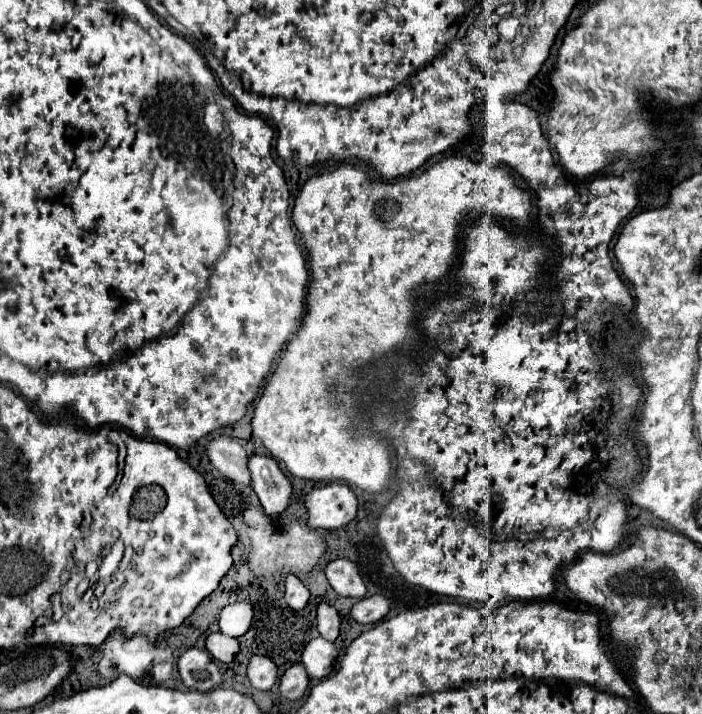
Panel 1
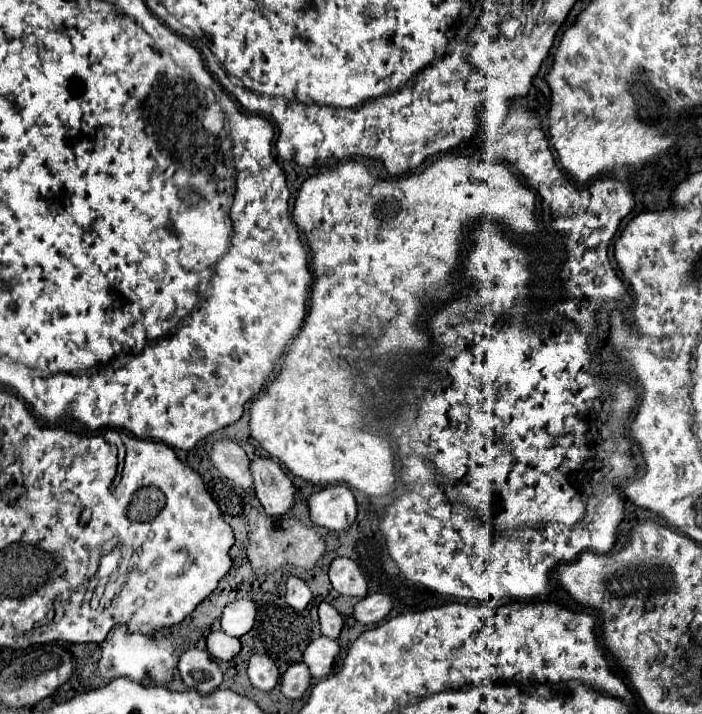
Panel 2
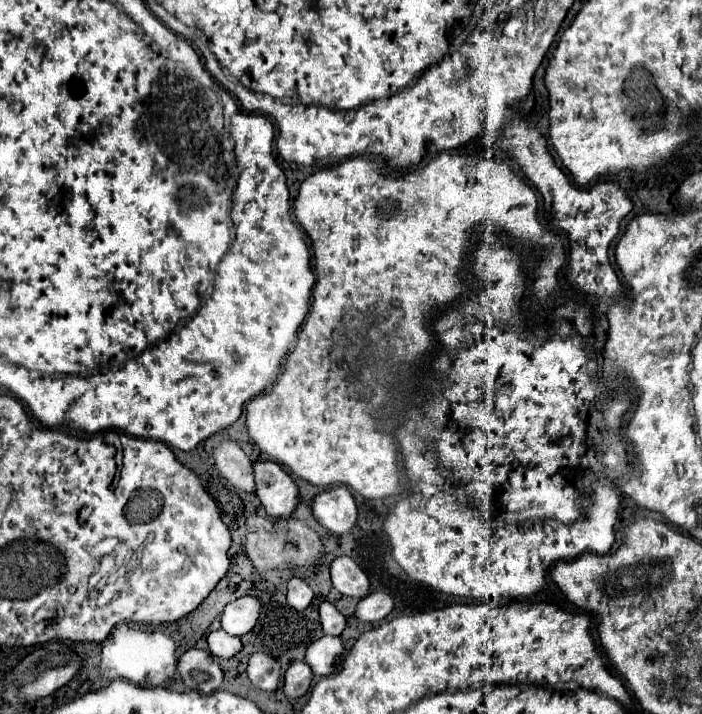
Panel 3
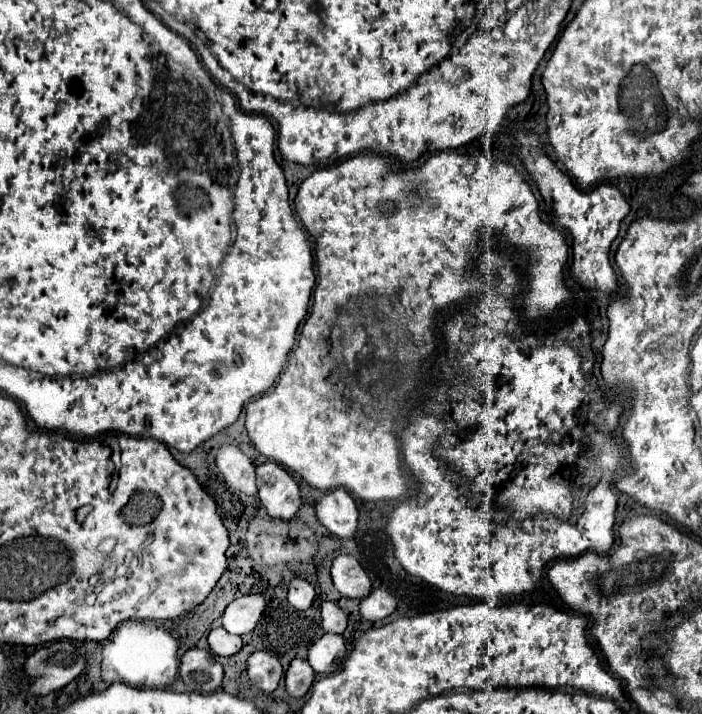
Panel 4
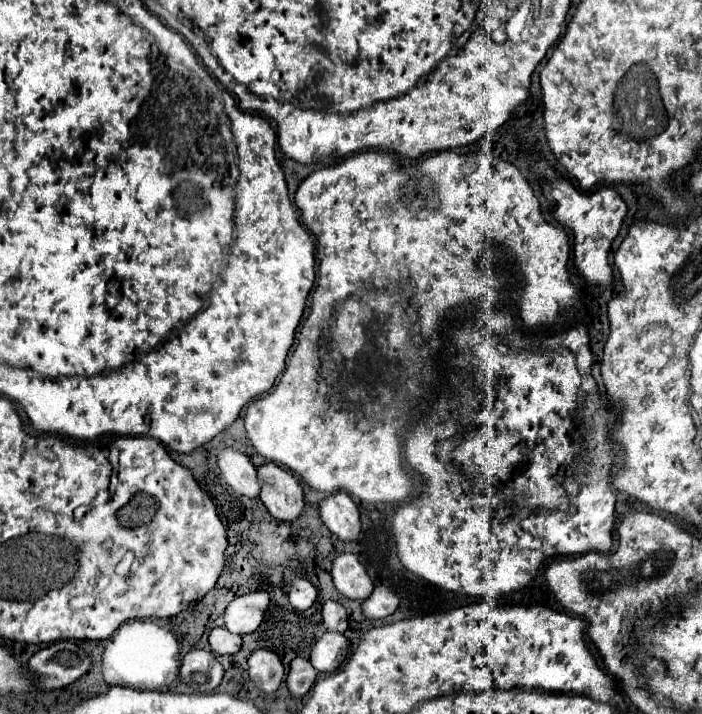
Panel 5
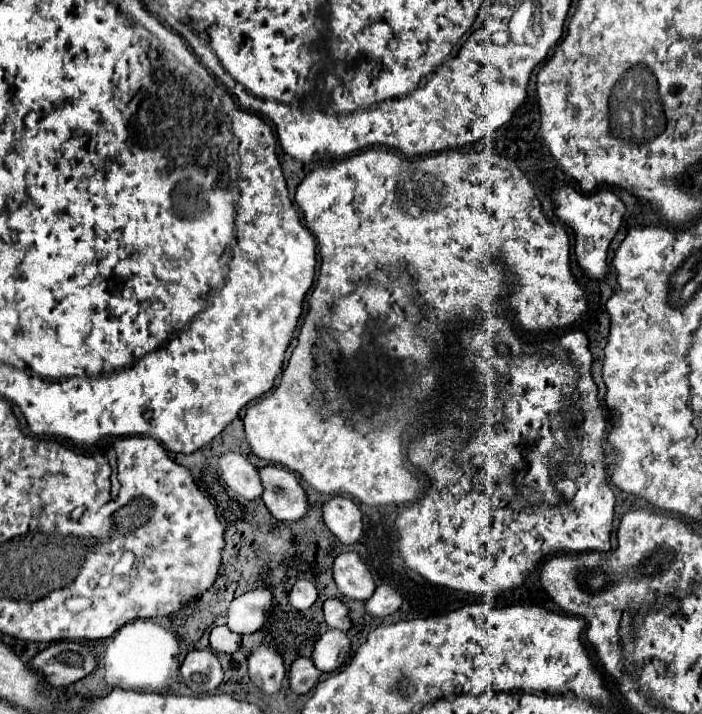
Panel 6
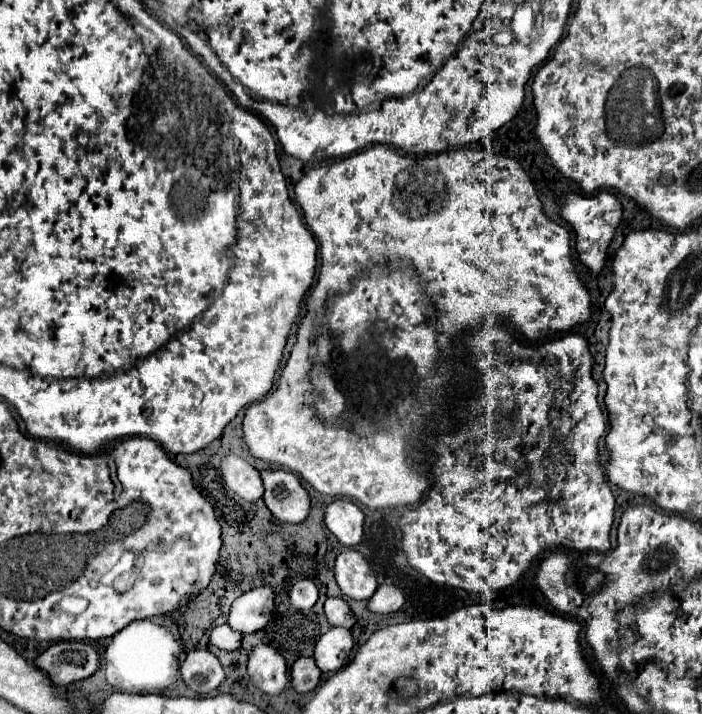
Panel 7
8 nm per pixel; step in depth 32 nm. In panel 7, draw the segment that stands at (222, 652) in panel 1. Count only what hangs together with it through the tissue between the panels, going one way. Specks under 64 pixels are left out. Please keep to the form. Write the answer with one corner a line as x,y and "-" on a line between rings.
224,624
212,630
210,642
220,650
238,650
242,644
242,634
232,630
228,624

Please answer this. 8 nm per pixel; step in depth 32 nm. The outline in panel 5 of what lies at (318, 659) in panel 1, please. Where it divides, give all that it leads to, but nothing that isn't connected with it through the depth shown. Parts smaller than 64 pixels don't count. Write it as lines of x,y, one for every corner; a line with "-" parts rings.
326,632
310,652
312,666
322,674
336,672
346,660
348,660
348,640
342,632

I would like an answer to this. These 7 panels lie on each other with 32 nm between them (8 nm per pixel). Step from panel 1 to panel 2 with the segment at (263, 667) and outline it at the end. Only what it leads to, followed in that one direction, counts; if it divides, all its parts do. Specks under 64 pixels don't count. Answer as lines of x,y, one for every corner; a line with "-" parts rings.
254,654
248,664
248,678
258,690
272,690
280,680
280,670
270,656

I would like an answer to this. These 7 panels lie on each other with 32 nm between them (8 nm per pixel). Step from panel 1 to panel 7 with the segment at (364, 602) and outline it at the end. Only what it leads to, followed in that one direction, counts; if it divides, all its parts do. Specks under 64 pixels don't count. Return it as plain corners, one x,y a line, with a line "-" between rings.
382,584
370,598
368,608
378,614
390,614
390,612
396,612
402,604
404,604
402,590
394,584

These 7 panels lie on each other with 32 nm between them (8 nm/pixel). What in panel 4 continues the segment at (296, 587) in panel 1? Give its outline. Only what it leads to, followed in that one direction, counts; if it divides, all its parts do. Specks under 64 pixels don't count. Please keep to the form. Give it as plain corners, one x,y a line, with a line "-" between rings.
294,578
290,582
290,588
288,588
288,602
296,608
296,610
308,610
312,606
316,598
316,592
314,592
314,586
302,578

